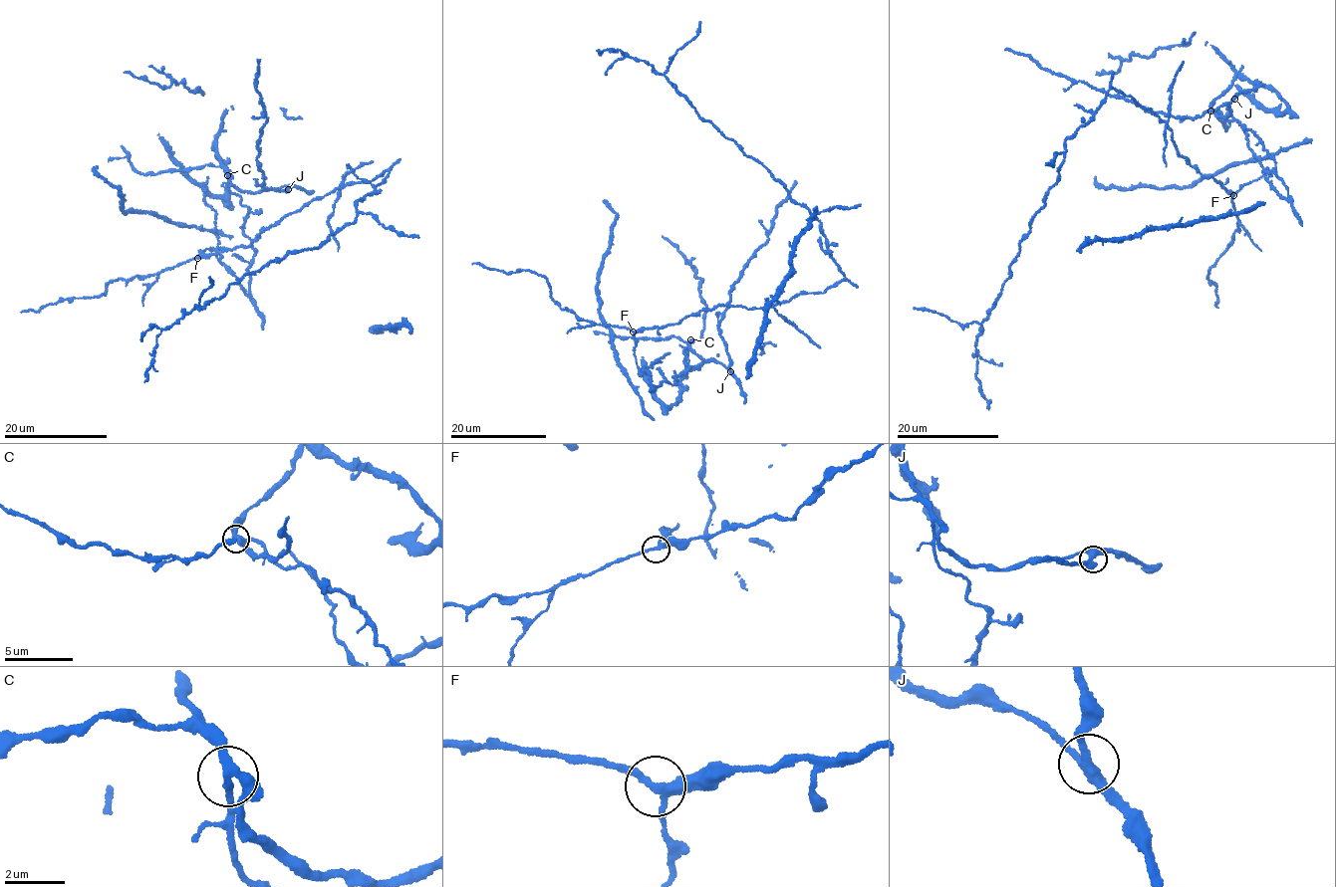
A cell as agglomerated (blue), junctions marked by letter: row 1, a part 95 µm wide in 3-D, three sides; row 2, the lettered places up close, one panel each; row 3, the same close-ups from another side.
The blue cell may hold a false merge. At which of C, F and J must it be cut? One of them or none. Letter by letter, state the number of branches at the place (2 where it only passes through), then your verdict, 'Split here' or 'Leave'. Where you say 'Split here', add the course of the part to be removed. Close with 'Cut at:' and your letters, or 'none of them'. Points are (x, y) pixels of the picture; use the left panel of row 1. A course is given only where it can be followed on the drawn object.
C: Branches: 4. Split here. Course of the part to remove: (227, 174), (248, 208), (247, 295), (217, 257), (208, 176)
F: Branches: 3. Leave
J: Branches: 3. Leave
Cut at: C

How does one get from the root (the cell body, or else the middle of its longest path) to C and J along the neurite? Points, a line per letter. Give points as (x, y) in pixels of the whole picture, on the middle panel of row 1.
C: (635, 339), (638, 369), (657, 387), (674, 384), (673, 376), (686, 370), (683, 352), (690, 340)
J: (635, 339), (638, 369), (653, 386), (686, 370), (689, 342), (730, 371)

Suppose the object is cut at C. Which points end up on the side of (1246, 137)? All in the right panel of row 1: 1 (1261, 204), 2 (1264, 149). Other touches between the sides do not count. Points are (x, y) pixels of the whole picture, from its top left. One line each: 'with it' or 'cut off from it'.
1: cut off from it
2: with it

